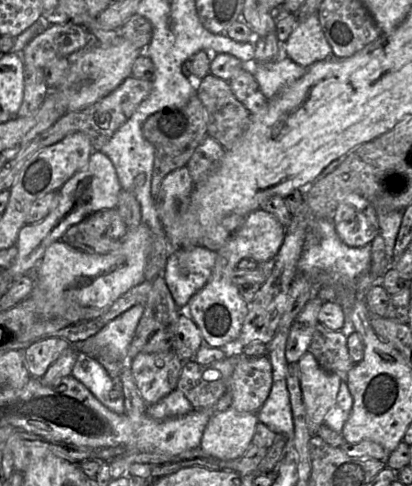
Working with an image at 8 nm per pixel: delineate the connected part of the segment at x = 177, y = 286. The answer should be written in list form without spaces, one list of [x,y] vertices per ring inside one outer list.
[[[201,246],[183,248],[172,253],[163,278],[178,308],[186,307],[190,298],[209,280],[217,252]]]

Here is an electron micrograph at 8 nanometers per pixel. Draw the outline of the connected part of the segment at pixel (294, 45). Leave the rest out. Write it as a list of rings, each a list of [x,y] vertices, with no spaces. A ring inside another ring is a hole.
[[[316,13],[297,21],[282,51],[284,56],[304,68],[332,57],[332,48]]]

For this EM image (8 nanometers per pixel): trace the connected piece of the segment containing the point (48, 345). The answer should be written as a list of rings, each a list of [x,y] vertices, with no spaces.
[[[52,337],[40,340],[24,350],[27,370],[31,377],[42,378],[50,365],[71,345],[63,338]]]

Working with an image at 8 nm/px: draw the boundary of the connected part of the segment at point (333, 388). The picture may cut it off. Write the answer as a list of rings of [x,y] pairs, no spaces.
[[[309,351],[300,358],[298,365],[308,427],[313,436],[325,423],[327,413],[335,405],[343,377],[321,367]]]

